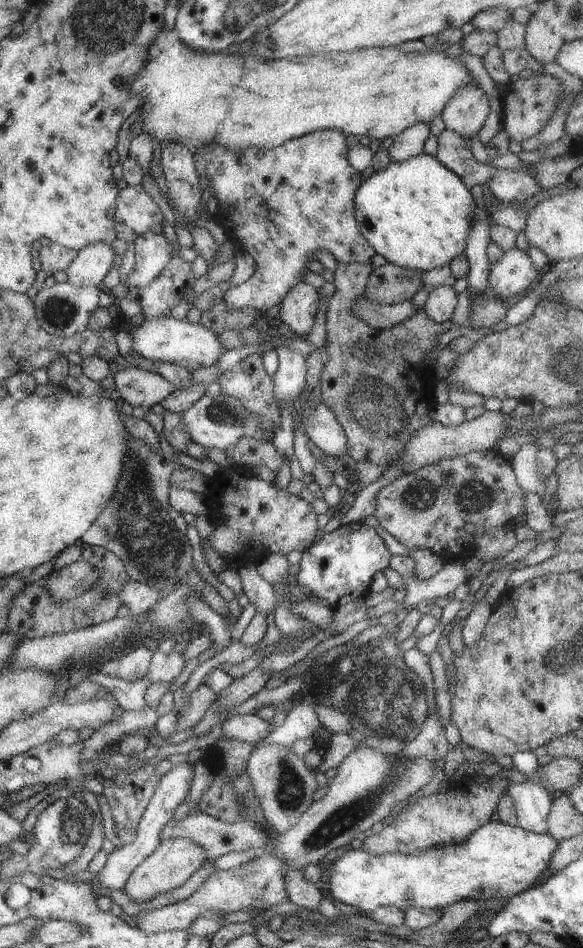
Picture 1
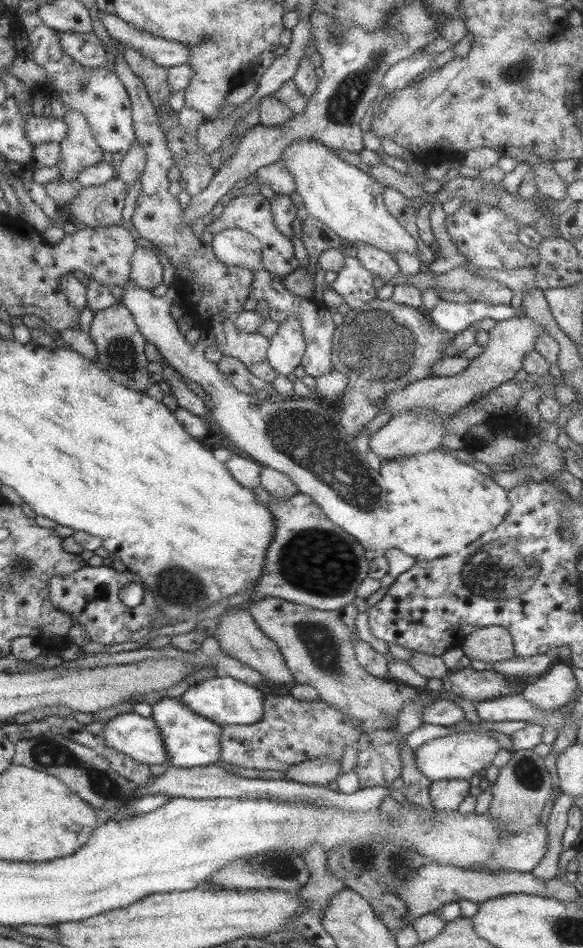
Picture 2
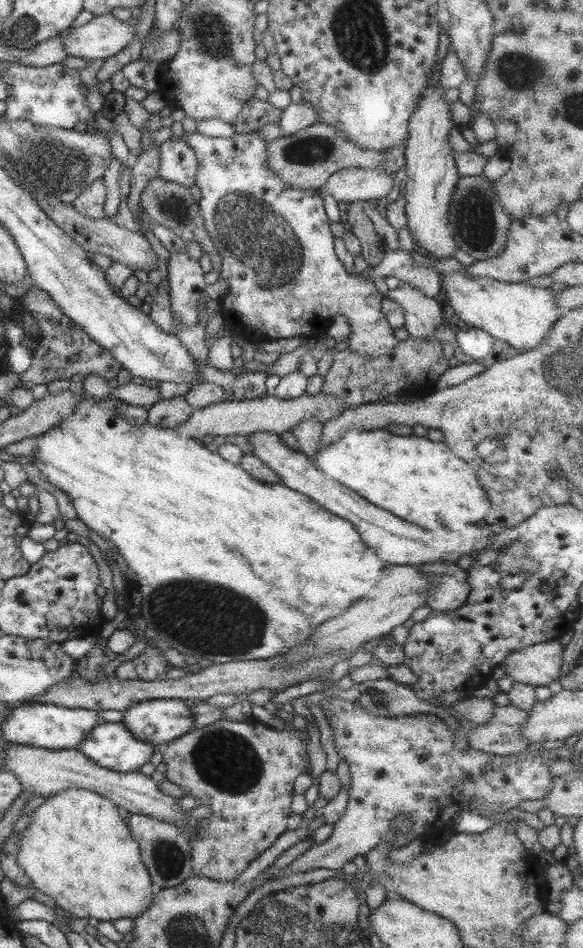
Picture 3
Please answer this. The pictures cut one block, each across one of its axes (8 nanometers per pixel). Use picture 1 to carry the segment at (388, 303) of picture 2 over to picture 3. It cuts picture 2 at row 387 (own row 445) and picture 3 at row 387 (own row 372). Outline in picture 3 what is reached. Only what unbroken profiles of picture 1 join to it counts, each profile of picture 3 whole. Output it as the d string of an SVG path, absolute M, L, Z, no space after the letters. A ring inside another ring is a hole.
M408 337L399 341L386 356L371 357L366 353L361 355L352 349L338 351L333 357L328 374L325 375L321 392L337 396L345 402L345 408L350 409L368 403L384 402L381 400L409 386L434 387L447 368L448 359L442 353L441 340L434 337L426 340Z

